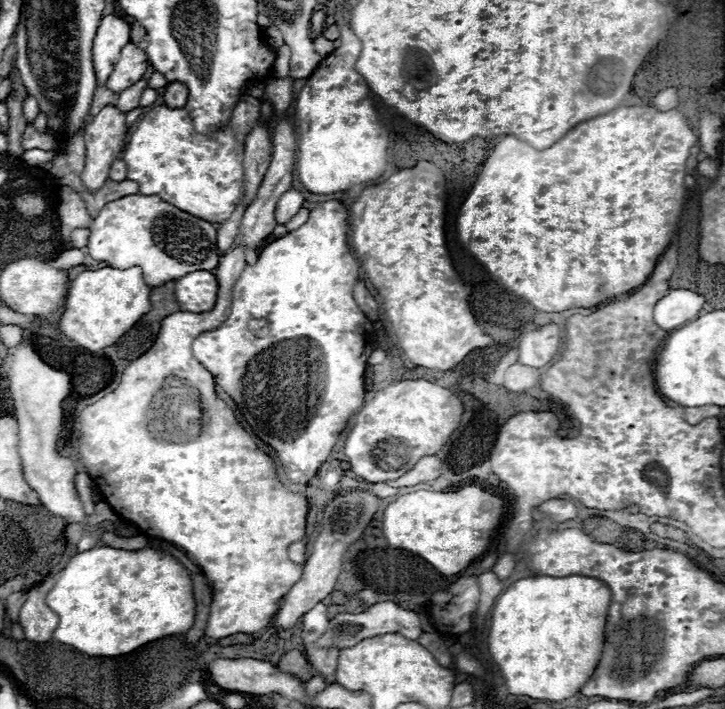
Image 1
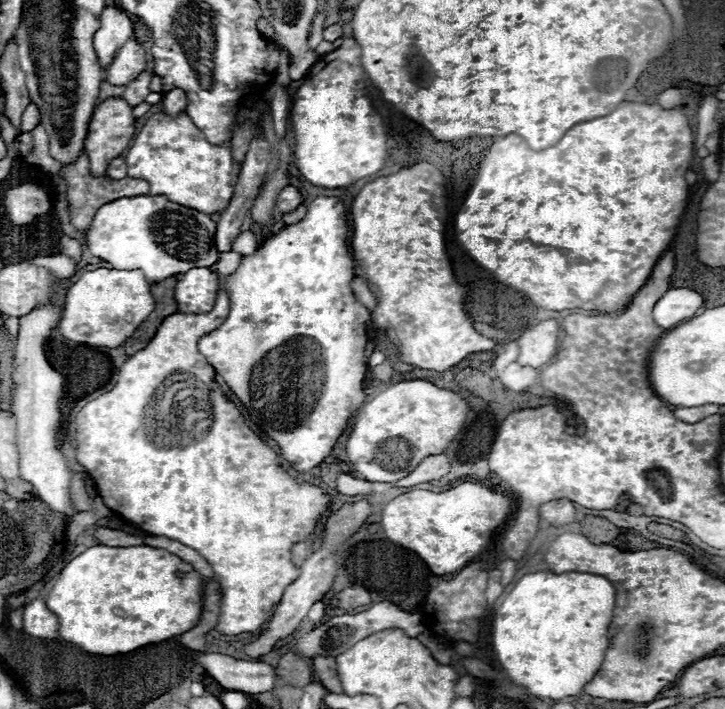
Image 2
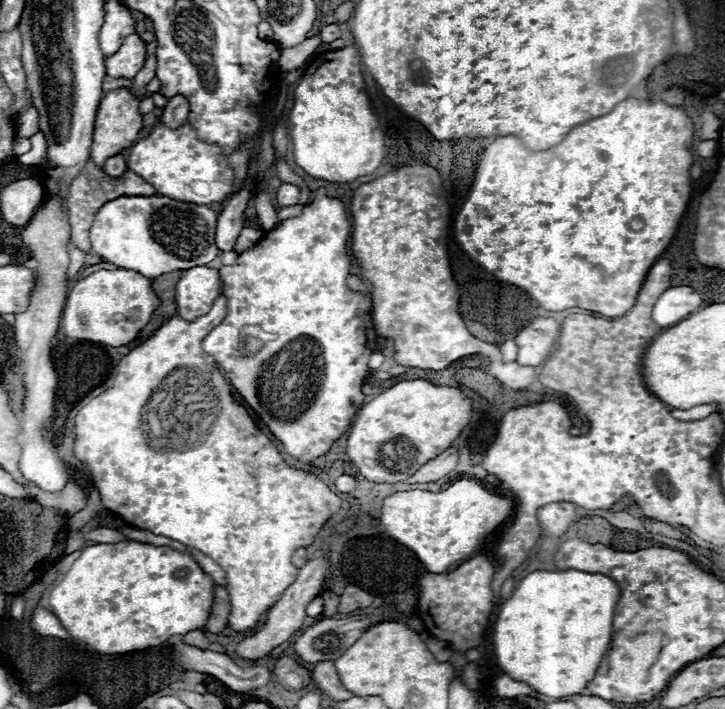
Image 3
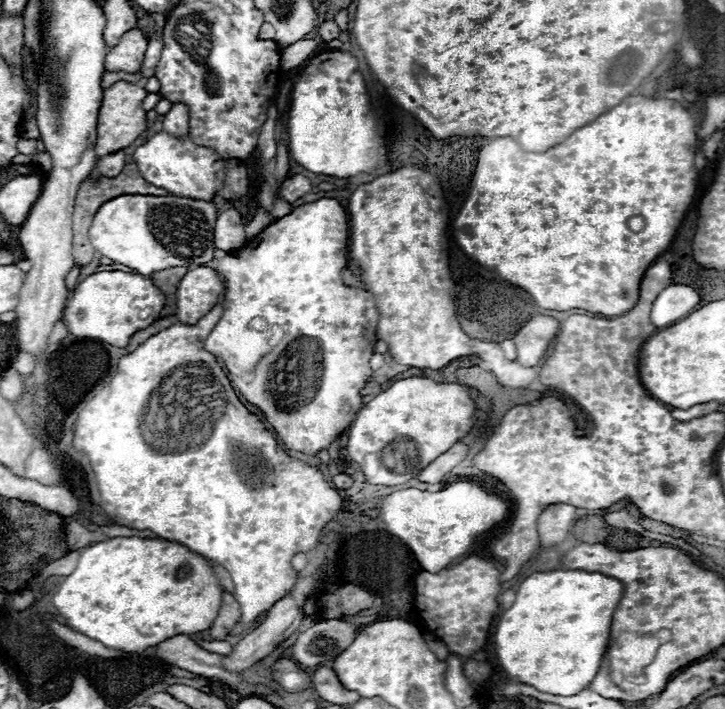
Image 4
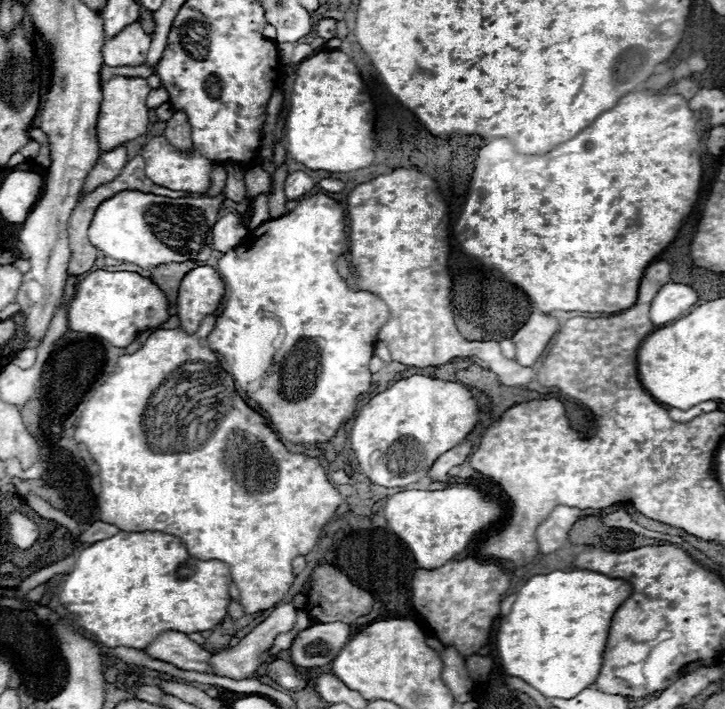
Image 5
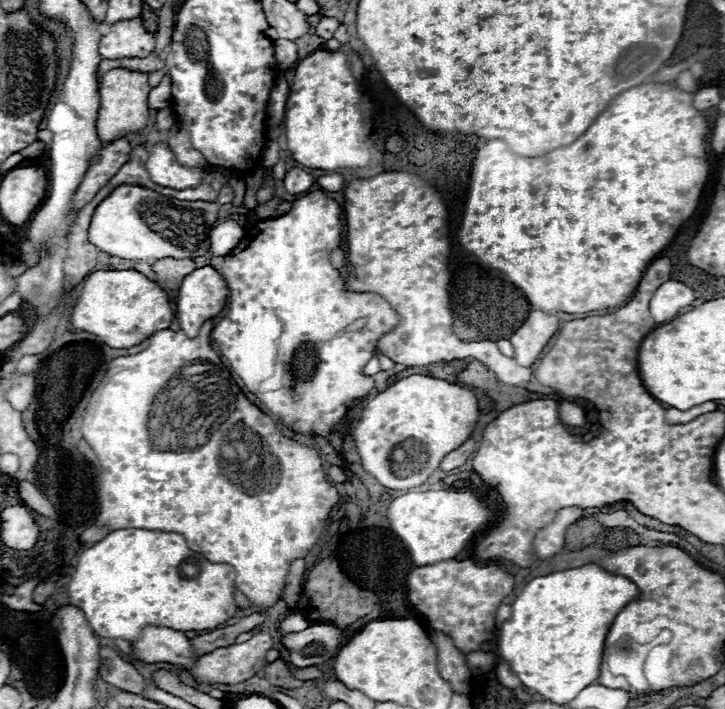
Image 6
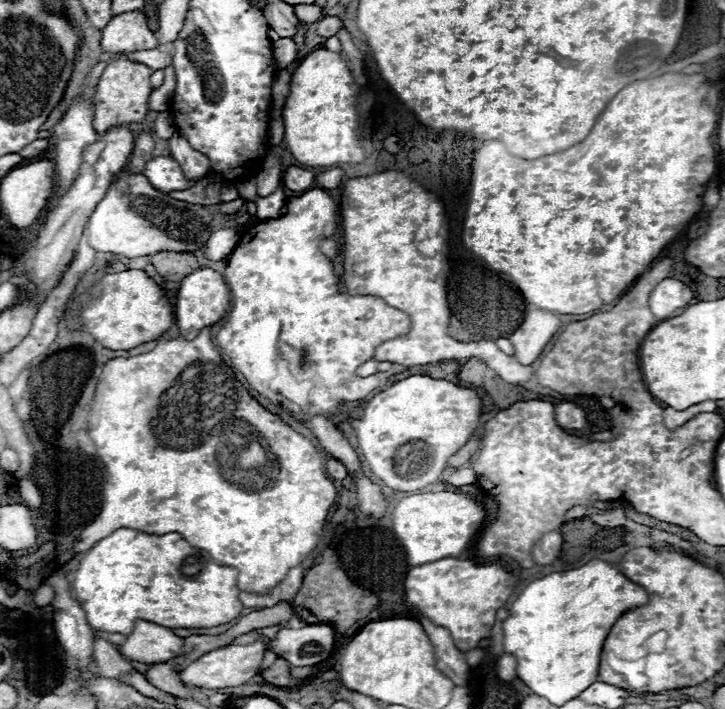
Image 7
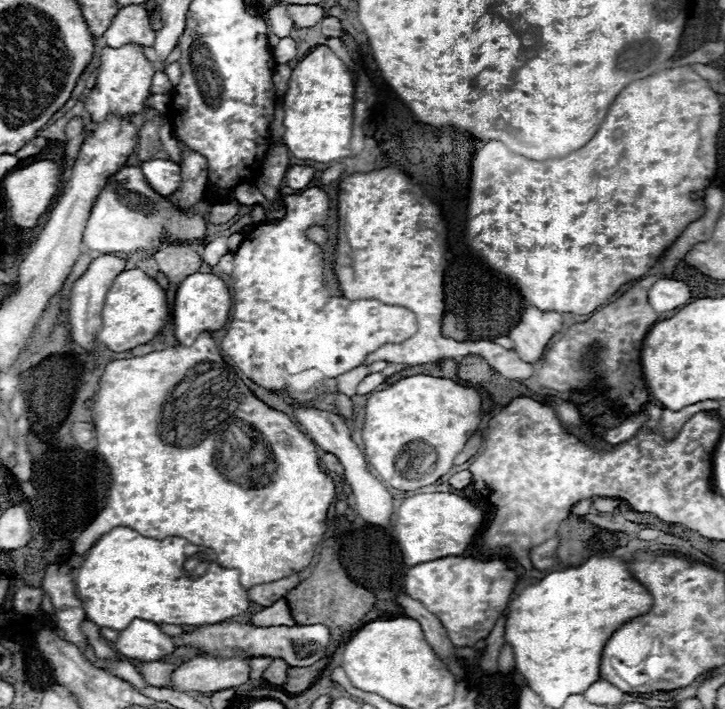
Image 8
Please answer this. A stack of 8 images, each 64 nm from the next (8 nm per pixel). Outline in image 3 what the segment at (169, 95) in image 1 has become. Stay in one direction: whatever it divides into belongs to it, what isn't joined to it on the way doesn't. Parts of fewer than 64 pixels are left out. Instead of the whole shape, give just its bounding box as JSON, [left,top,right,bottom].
[162,94,188,126]

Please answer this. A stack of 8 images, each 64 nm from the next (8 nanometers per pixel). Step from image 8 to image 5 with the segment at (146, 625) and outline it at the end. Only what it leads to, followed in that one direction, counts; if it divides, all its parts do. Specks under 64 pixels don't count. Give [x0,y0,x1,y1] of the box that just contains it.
[146,632,212,674]

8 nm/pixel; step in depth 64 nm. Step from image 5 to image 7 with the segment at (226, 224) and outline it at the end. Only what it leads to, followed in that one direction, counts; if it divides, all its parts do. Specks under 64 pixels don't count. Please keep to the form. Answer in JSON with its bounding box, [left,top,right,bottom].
[206,228,240,260]

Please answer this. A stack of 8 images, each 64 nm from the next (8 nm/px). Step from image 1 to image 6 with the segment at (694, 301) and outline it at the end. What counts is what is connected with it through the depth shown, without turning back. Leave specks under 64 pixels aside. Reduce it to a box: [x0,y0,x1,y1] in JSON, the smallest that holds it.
[650,280,696,324]

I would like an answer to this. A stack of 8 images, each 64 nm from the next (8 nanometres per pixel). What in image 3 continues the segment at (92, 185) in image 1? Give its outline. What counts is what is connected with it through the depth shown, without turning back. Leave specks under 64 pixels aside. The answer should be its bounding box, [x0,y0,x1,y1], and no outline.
[90,88,142,168]

